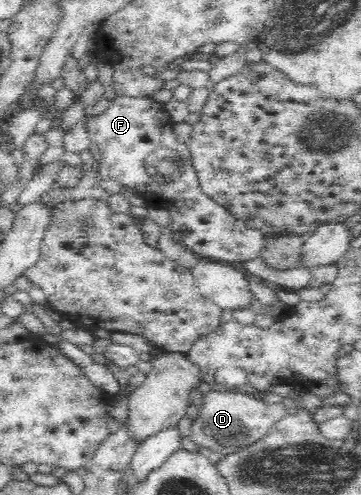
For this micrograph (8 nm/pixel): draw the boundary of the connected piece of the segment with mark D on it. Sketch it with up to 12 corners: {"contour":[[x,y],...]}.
{"contour":[[233,389],[204,396],[191,439],[234,453],[287,417]]}

